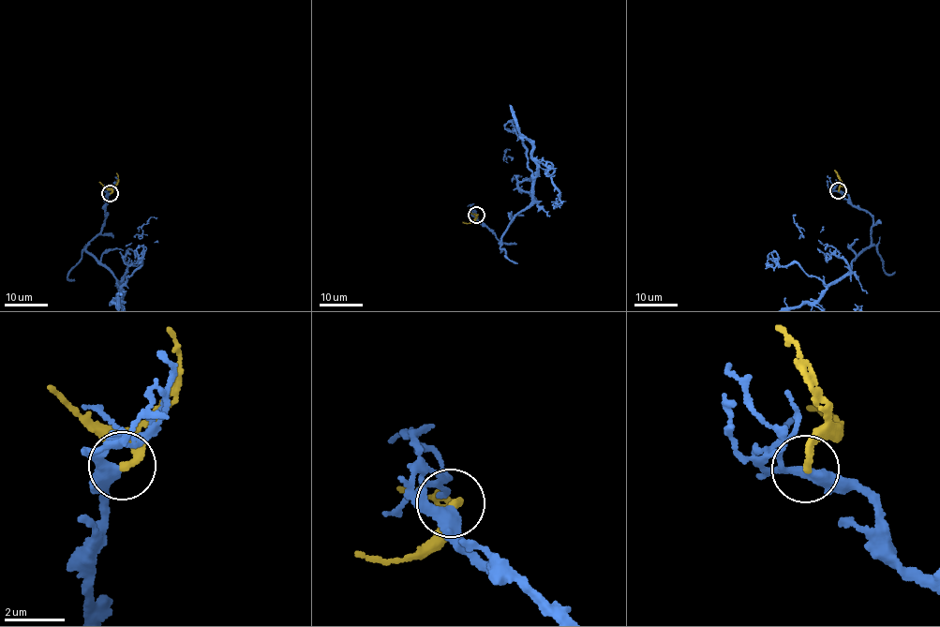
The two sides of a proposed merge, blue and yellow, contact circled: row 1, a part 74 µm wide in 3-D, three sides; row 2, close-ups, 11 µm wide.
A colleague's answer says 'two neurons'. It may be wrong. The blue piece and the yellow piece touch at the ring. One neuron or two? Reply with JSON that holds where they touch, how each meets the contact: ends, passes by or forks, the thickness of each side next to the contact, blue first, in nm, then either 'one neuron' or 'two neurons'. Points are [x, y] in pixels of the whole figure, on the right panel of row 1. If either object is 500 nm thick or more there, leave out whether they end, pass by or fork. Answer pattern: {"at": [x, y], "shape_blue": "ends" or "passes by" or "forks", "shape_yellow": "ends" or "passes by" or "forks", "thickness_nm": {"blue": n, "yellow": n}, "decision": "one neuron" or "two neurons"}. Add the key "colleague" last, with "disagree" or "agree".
{"at": [838, 190], "shape_blue": "passes by", "shape_yellow": "ends", "thickness_nm": {"blue": 360, "yellow": 240}, "decision": "one neuron", "colleague": "disagree"}

